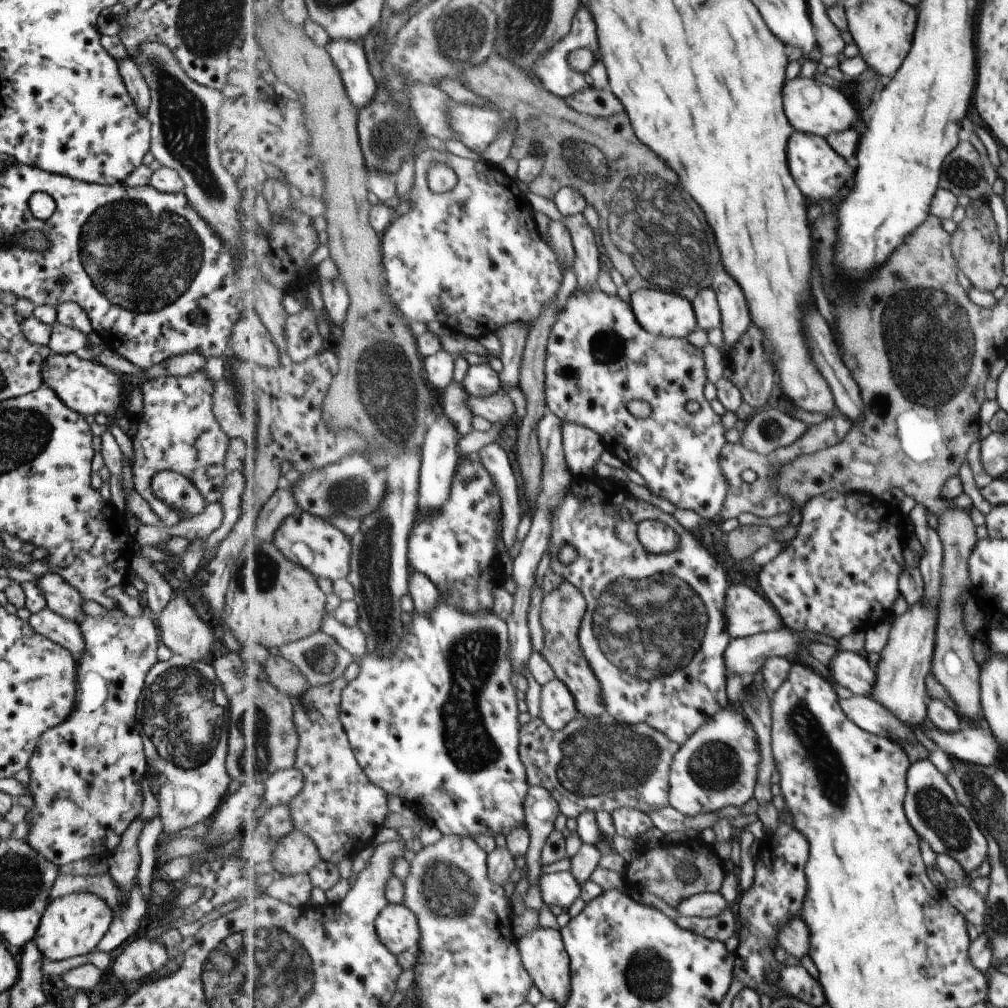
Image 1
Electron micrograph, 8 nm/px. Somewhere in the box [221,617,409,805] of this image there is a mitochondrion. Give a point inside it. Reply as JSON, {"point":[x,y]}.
{"point":[261,758]}

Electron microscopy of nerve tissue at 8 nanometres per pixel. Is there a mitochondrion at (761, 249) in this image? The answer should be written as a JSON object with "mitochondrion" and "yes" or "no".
{"mitochondrion":"no"}

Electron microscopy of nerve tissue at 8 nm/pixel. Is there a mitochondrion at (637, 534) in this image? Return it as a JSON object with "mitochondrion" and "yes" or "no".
{"mitochondrion":"no"}

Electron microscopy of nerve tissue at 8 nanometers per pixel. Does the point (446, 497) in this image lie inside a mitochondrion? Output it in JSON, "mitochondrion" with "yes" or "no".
{"mitochondrion":"no"}

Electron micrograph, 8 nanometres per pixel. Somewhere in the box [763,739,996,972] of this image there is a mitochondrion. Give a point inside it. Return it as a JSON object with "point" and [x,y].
{"point":[936,809]}

